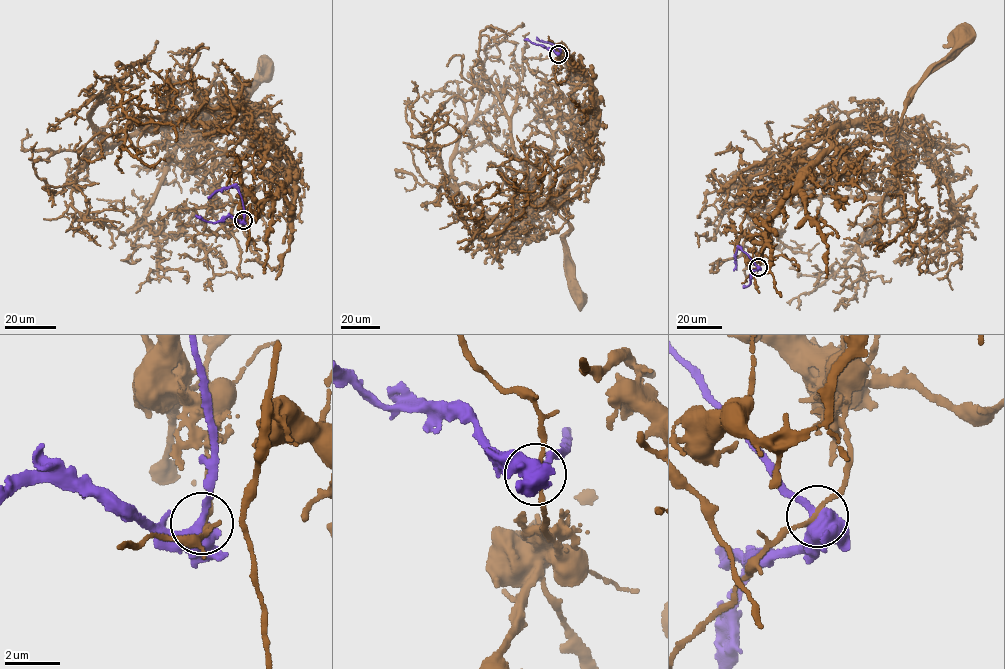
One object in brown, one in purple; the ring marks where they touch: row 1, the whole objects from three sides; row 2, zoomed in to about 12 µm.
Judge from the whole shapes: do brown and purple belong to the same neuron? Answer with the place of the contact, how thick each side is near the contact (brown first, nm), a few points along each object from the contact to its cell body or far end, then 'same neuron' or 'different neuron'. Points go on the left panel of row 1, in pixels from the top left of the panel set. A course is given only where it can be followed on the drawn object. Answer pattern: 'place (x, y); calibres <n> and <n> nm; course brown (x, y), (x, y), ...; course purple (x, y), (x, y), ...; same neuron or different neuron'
place (243, 220); calibres 130 and 480 nm; course brown (243, 221), (245, 196), (275, 193), (288, 159), (263, 113), (212, 114), (254, 126), (246, 97), (265, 69); course purple (243, 221), (242, 199), (235, 187), (218, 190), (208, 198); different neuron

